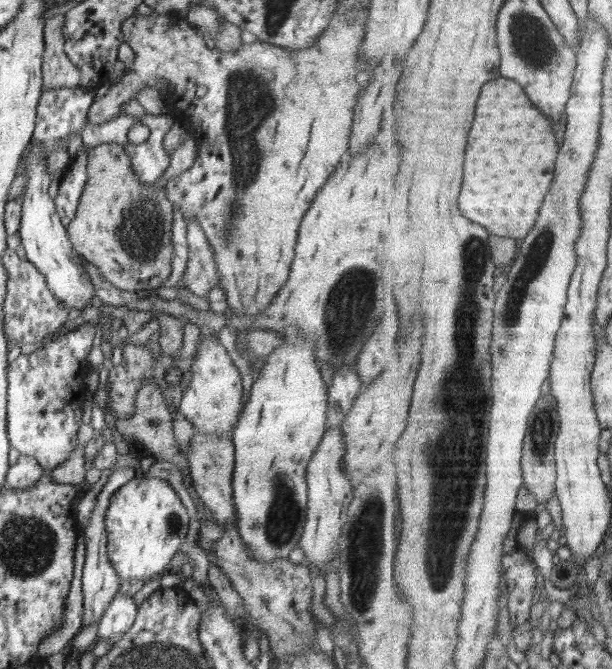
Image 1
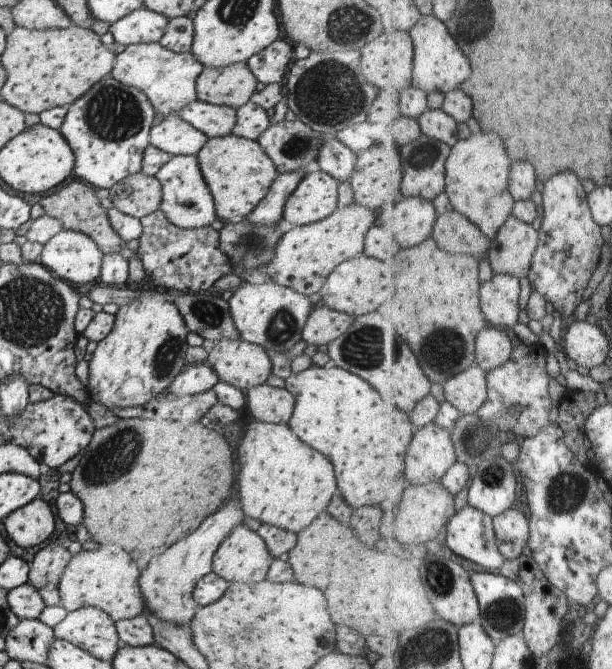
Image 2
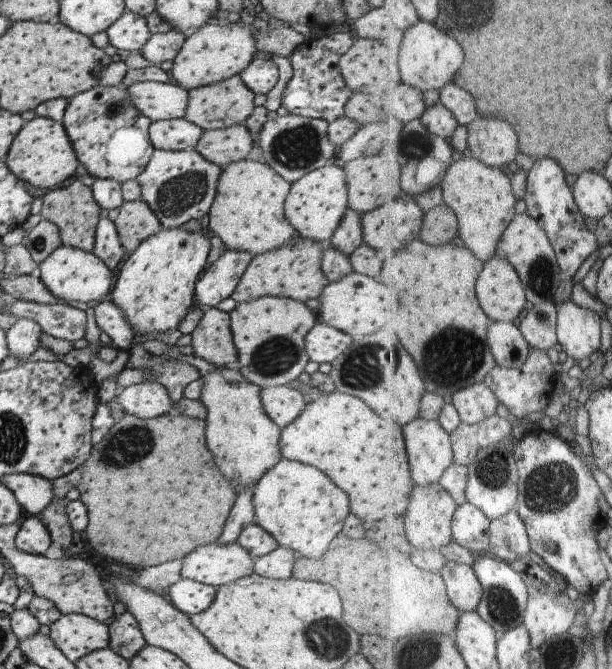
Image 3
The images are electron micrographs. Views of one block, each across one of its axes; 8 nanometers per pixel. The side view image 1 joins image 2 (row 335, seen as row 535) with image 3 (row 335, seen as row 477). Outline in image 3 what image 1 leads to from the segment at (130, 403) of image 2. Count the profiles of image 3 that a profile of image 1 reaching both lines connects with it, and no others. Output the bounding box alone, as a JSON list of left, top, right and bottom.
[112,228,210,342]

